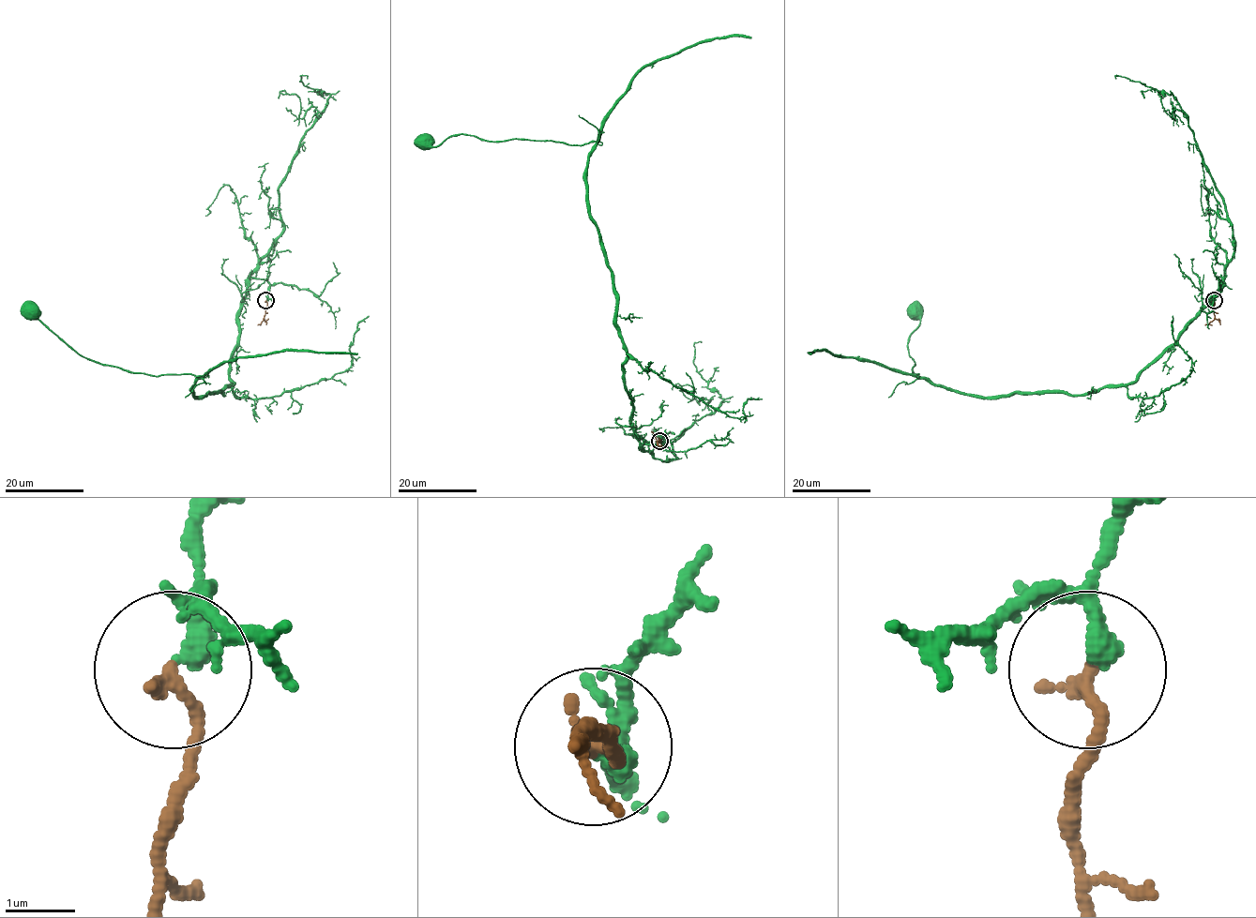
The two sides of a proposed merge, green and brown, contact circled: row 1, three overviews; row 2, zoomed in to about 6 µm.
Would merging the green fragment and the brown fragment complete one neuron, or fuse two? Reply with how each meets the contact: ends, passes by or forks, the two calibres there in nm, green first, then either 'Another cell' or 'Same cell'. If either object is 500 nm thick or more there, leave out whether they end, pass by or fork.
At the ring green passes by. At the ring brown ends. Thickness 240 nm (green) against 200 nm. Same cell

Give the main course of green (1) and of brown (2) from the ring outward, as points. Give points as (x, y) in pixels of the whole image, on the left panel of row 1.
1: (266, 300), (269, 284), (249, 277), (233, 383), (222, 395), (195, 397), (202, 376), (94, 362), (32, 308)
2: (266, 301), (264, 318), (257, 325)

